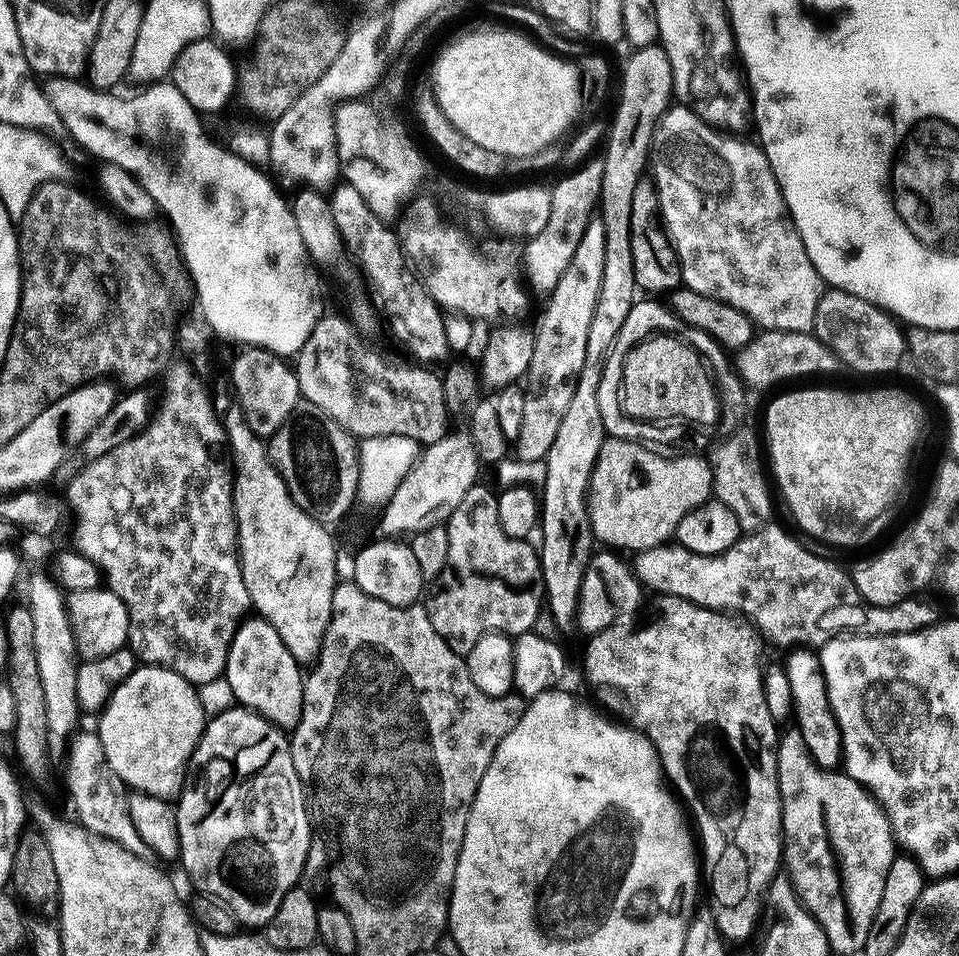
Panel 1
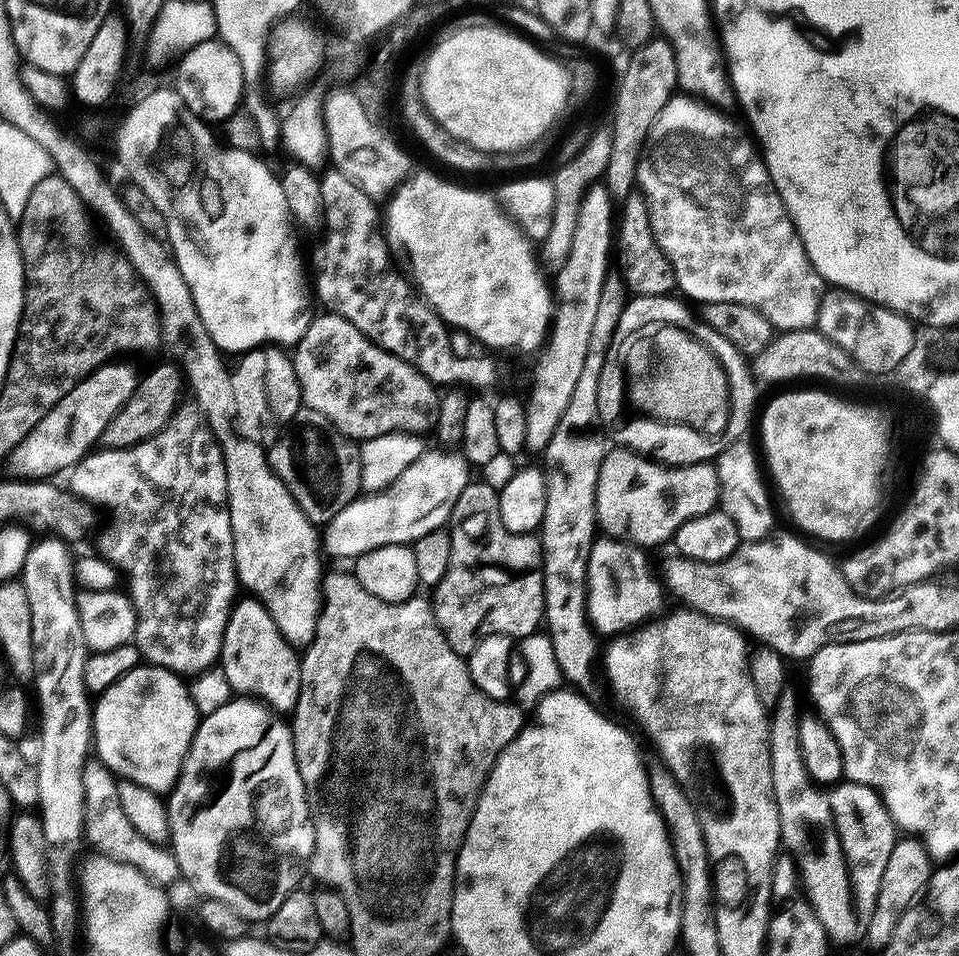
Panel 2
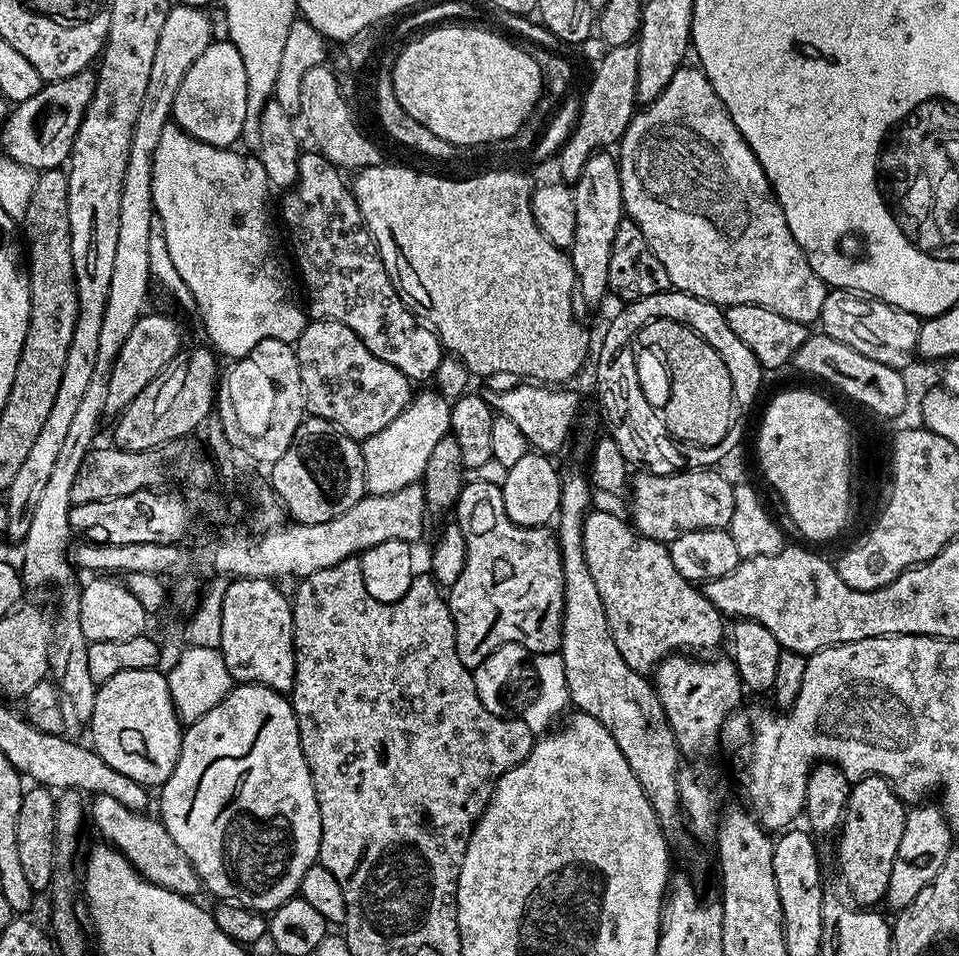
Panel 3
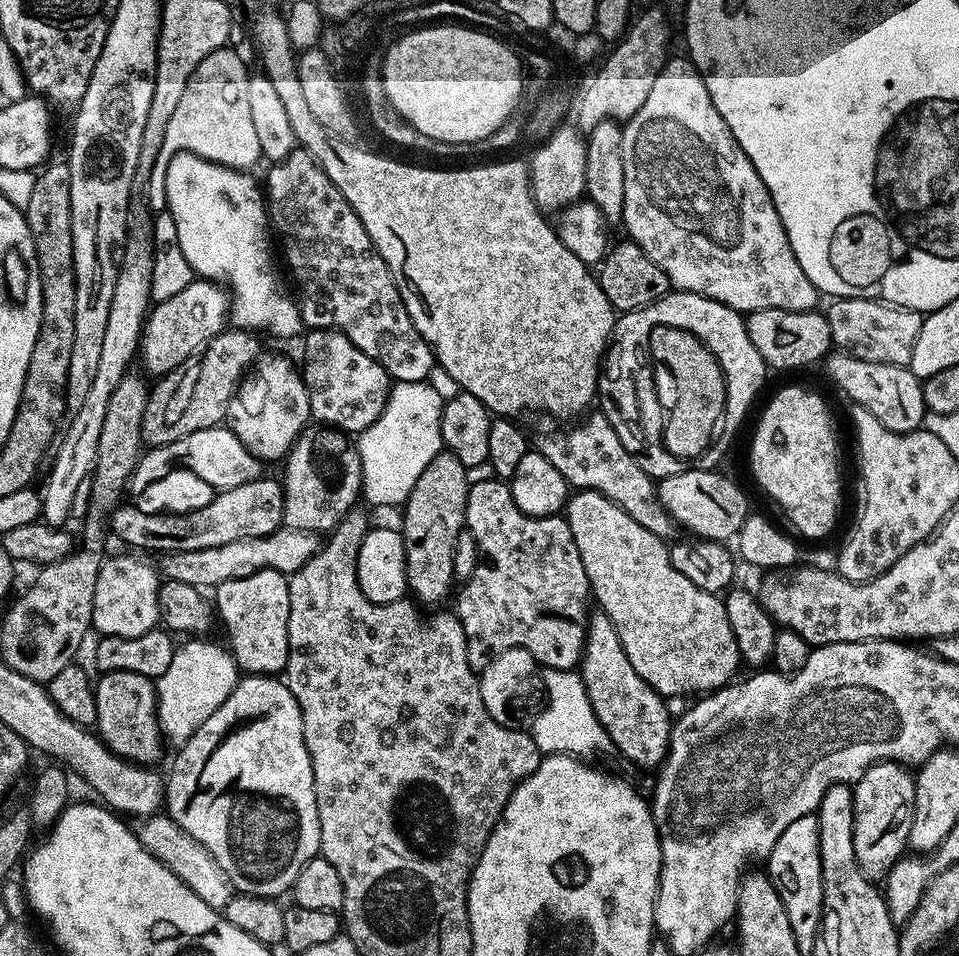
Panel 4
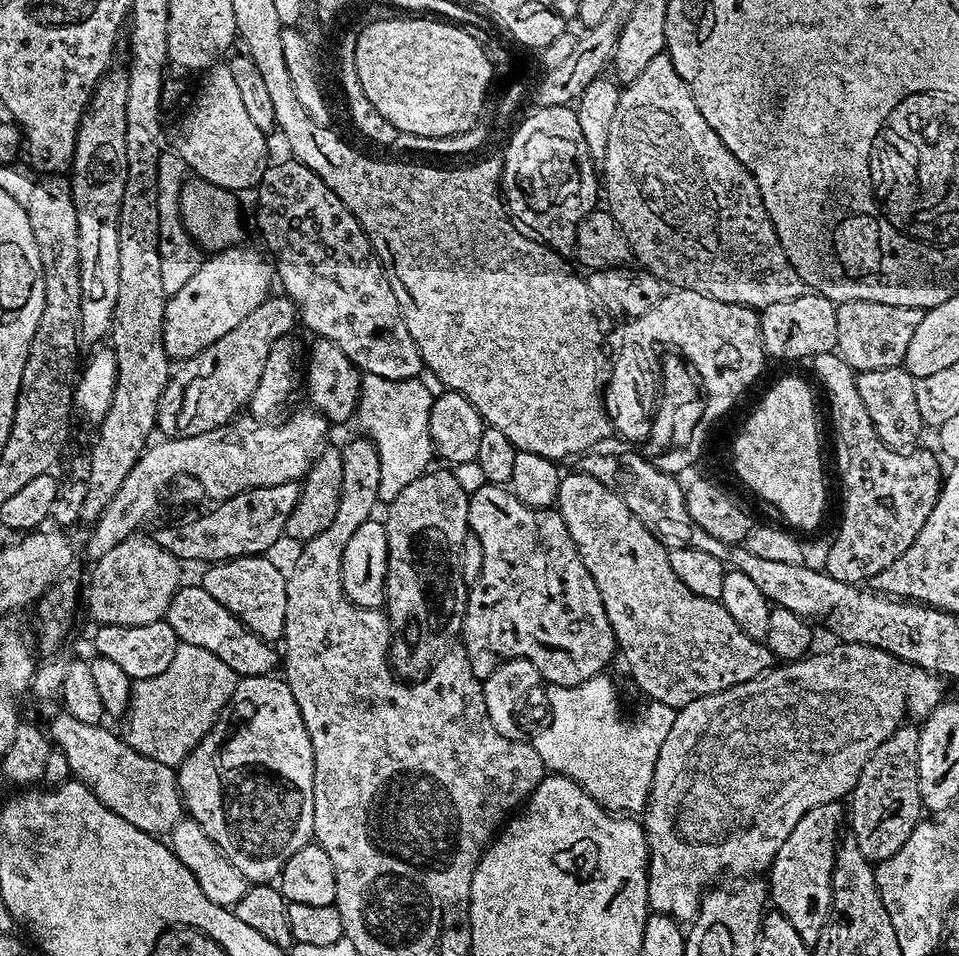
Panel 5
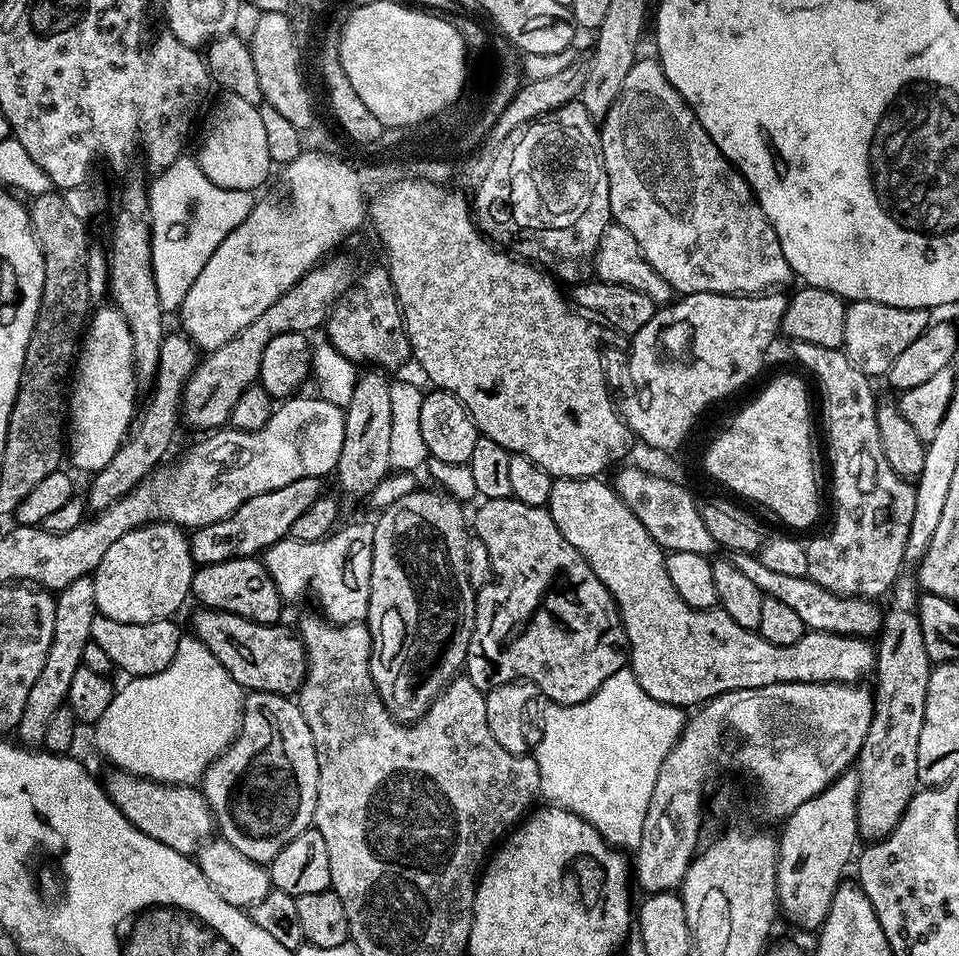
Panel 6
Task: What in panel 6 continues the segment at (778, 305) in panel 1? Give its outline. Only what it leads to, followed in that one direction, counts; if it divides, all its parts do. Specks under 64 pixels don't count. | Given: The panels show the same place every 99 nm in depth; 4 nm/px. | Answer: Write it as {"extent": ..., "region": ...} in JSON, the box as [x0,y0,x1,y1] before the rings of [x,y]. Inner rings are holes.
{"extent":[599,59,794,296],"region":[[[637,59],[630,74],[626,74],[626,82],[622,82],[622,90],[618,94],[618,98],[612,103],[610,110],[599,125],[600,152],[604,156],[604,169],[608,175],[612,220],[626,226],[626,230],[630,230],[630,234],[634,234],[634,242],[638,242],[646,262],[650,262],[650,266],[654,266],[654,270],[658,270],[658,274],[662,274],[662,278],[666,278],[666,282],[670,282],[673,293],[689,296],[699,292],[717,292],[735,296],[737,294],[759,294],[779,289],[784,286],[780,284],[786,283],[790,278],[793,279],[794,273],[792,267],[786,262],[786,254],[782,254],[782,246],[778,242],[778,234],[774,230],[774,226],[766,218],[762,206],[756,201],[756,196],[752,193],[752,188],[744,179],[744,175],[724,157],[722,150],[718,150],[718,146],[714,146],[710,134],[706,134],[706,130],[702,130],[702,122],[698,122],[698,118],[692,113],[688,103],[680,97],[678,90],[674,90],[674,86],[662,70],[659,59],[651,59]]]}

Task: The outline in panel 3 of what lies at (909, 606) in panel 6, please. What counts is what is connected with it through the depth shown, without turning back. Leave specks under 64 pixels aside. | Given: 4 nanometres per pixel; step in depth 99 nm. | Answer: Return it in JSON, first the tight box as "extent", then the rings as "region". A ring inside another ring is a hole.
{"extent":[836,776,905,906],"region":[[[865,776],[852,786],[848,810],[844,813],[839,829],[840,845],[836,856],[840,859],[840,876],[852,891],[851,899],[860,906],[876,906],[888,895],[890,866],[894,866],[894,854],[898,854],[898,842],[902,842],[905,801],[901,800],[891,784],[880,776]]]}

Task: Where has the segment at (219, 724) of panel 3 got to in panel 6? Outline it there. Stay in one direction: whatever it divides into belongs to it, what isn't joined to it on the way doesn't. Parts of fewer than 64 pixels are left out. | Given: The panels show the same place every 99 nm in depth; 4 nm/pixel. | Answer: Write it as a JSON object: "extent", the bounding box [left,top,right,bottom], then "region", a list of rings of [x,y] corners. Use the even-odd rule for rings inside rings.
{"extent":[202,691,318,864],"region":[[[249,691],[244,698],[244,713],[232,745],[208,765],[202,777],[204,801],[212,811],[219,839],[230,842],[234,850],[255,864],[271,864],[286,842],[298,838],[298,834],[305,832],[312,824],[317,786],[318,758],[314,738],[310,734],[310,726],[306,726],[306,718],[302,718],[299,703],[273,692]]]}

